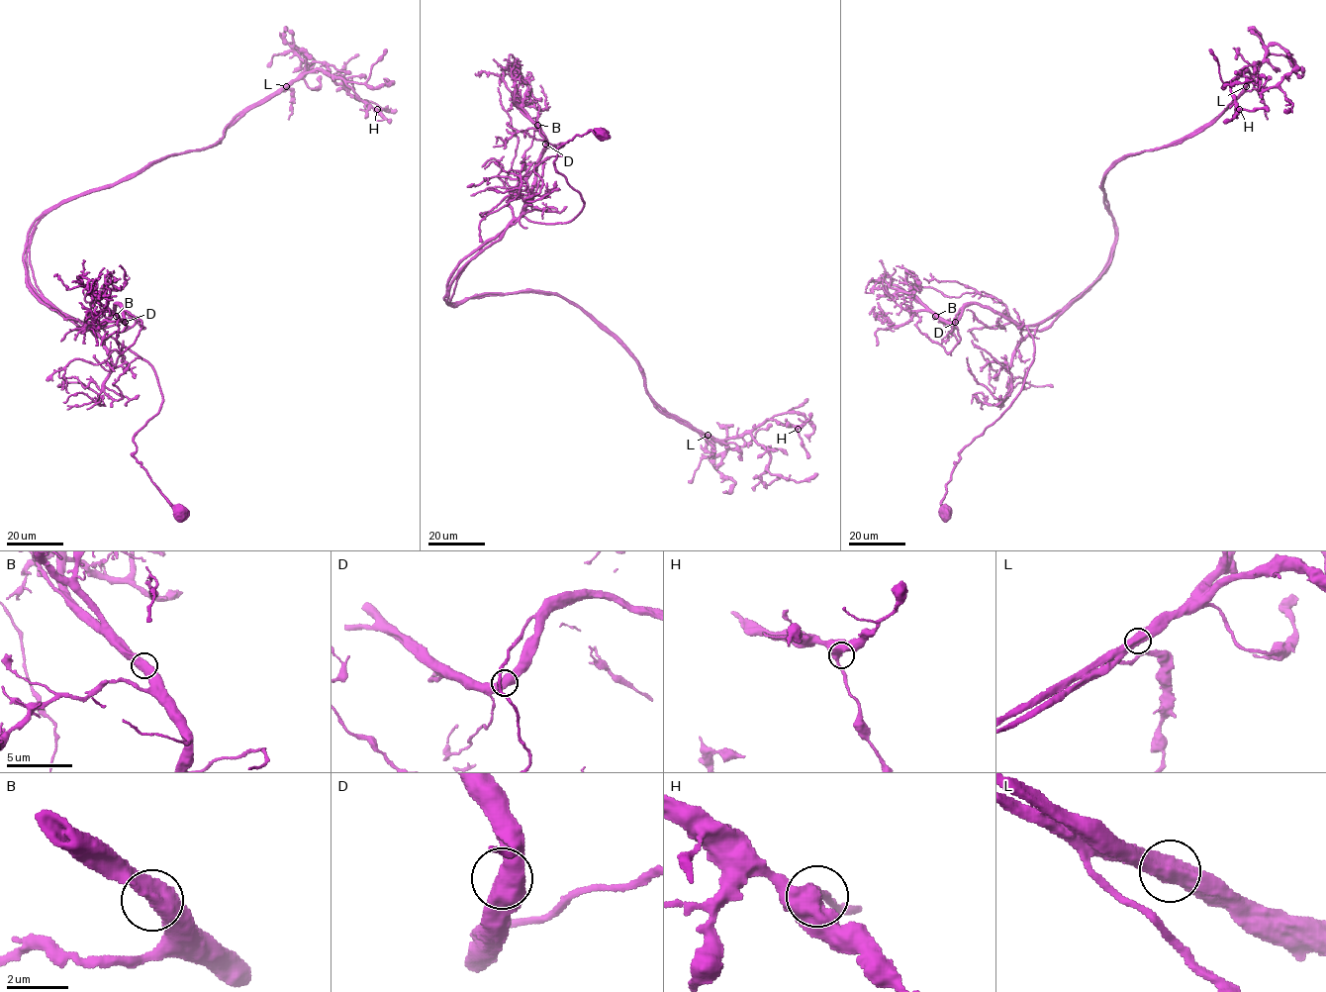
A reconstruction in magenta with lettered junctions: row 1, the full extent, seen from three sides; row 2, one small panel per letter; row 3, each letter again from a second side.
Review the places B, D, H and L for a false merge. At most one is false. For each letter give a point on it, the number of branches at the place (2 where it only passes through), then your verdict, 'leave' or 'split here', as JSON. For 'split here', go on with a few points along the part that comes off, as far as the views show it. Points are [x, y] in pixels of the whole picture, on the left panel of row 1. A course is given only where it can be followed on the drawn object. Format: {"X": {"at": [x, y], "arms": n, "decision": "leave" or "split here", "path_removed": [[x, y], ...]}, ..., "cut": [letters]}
{"B": {"at": [116, 316], "arms": 2, "decision": "leave"}, "D": {"at": [125, 322], "arms": 2, "decision": "leave"}, "H": {"at": [377, 109], "arms": 2, "decision": "leave"}, "L": {"at": [286, 86], "arms": 2, "decision": "split here", "path_removed": [[286, 86], [216, 145], [35, 228], [38, 288], [103, 342], [104, 391], [121, 398], [113, 383], [141, 358]]}, "cut": ["L"]}

